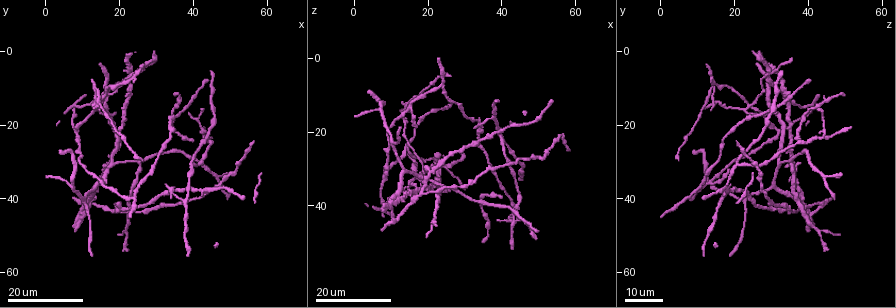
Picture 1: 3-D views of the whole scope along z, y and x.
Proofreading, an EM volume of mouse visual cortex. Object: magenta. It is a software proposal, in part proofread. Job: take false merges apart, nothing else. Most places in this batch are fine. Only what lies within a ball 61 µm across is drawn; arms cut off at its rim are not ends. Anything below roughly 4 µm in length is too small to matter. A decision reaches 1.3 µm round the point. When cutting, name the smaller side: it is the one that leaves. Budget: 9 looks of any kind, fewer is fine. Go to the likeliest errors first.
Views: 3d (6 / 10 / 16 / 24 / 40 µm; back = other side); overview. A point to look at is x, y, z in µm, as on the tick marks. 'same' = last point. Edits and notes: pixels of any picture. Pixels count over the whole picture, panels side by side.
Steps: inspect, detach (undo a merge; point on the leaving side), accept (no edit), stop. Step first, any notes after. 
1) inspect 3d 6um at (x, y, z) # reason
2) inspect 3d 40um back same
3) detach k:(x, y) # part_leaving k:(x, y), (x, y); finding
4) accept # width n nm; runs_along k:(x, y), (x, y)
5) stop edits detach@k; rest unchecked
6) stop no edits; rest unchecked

inspect 3d 16um at (52.0, 30.0, 25.0) # a fork

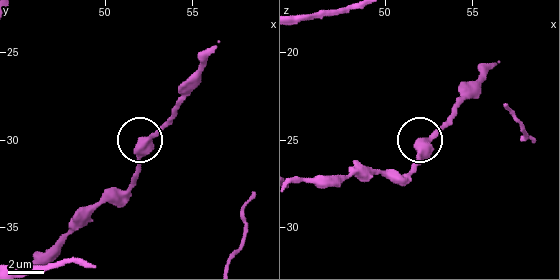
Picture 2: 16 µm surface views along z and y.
inspect 3d 6um at (52.7, 30.4, 25.6)

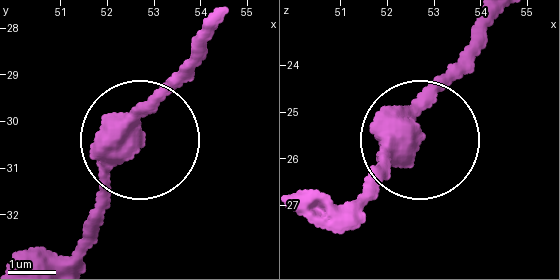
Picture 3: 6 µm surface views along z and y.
accept # runs_along 3:(64, 262), (139, 107), (195, 39); all the same cell

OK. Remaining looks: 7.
inspect 3d 24um at (6.5, 37.0, 14.0) # a fork

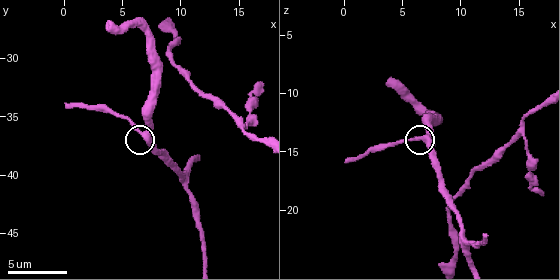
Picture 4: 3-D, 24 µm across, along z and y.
inspect 3d 6um at (6.6, 36.6, 13.8)

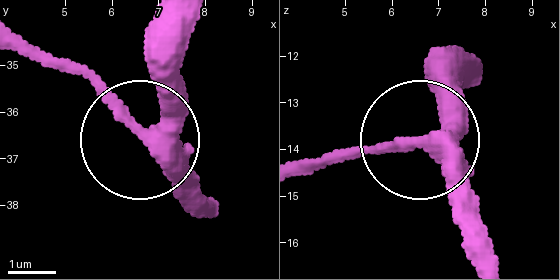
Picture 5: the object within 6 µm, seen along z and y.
accept # width 340 nm; one cell here

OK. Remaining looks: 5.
inspect 3d 24um at (43.5, 22.5, 43.5) # four or more arms meet

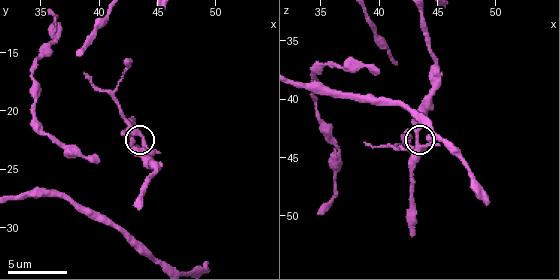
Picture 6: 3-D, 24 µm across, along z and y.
inspect 3d 6um at (44.0, 22.6, 44.2) # closer look

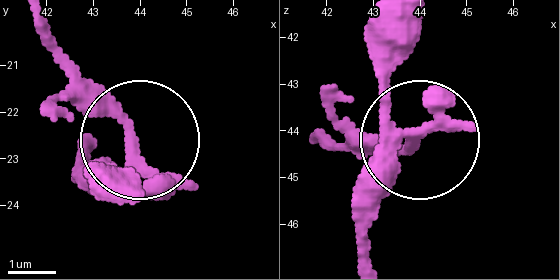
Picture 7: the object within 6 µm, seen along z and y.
detach 7:(114, 103) # width 290 nm; a second cell is stuck on

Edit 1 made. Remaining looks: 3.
inspect 3d 24um at (21.5, 49.0, 43.5)

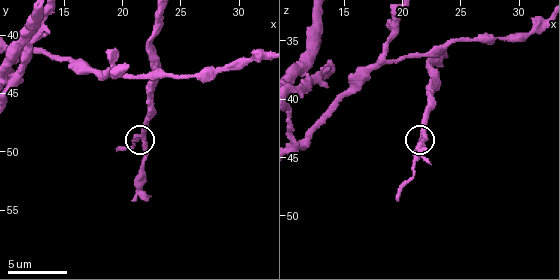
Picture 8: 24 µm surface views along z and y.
inspect 3d 10um same # closer look

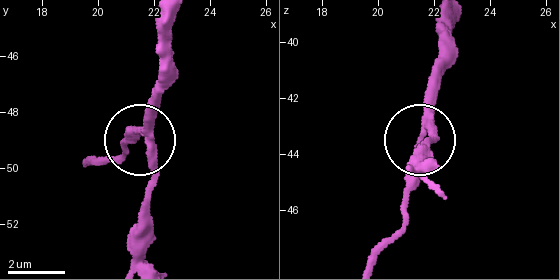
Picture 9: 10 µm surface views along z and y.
inspect 3d 6um at (21.7, 48.9, 43.1)

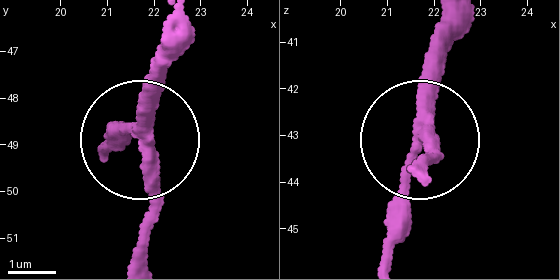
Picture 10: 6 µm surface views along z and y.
accept # arms 3; runs_along 10:(184, 20), (136, 151), (148, 259); continuous, no second cell

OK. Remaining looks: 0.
stop edits detach@7; rest unchecked

